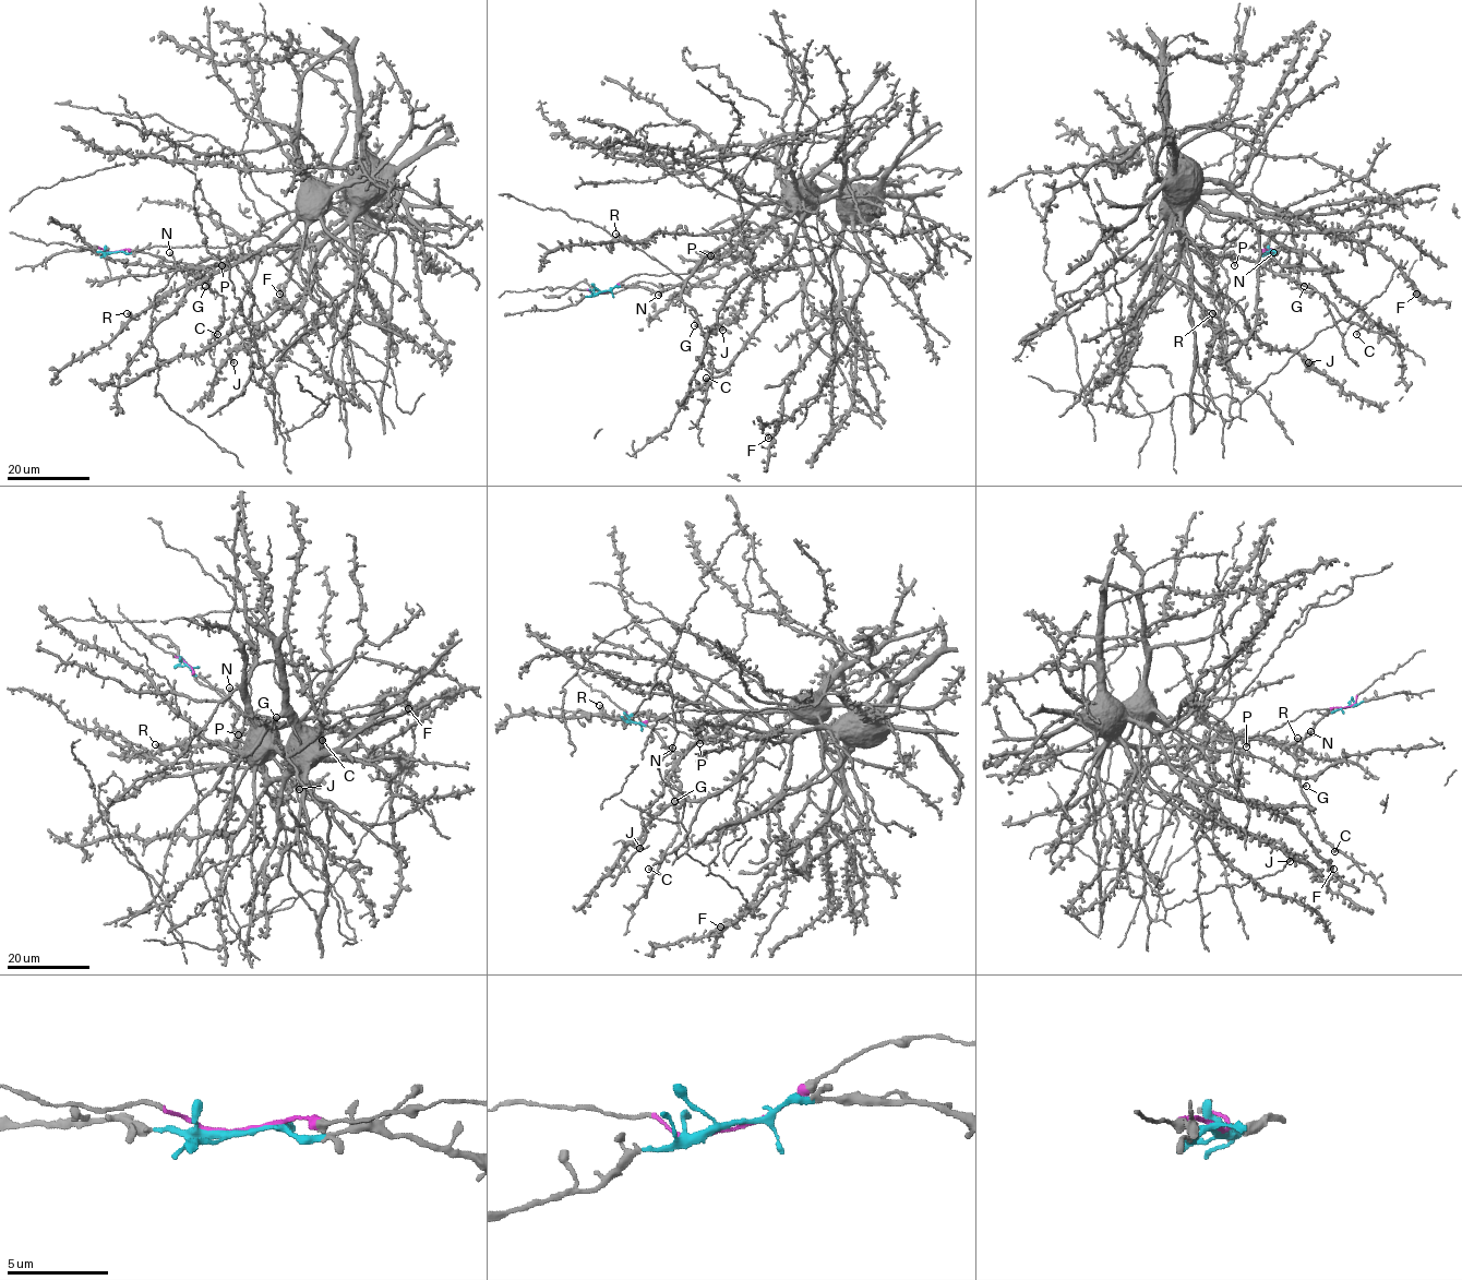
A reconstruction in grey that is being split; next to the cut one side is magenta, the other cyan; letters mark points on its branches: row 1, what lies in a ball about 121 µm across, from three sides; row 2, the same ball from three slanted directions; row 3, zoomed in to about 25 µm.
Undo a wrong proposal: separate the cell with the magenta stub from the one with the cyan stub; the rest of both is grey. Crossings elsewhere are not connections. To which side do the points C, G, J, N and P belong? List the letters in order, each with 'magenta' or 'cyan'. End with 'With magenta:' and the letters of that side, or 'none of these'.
C: cyan
G: cyan
J: magenta
N: cyan
P: cyan
With magenta: J

